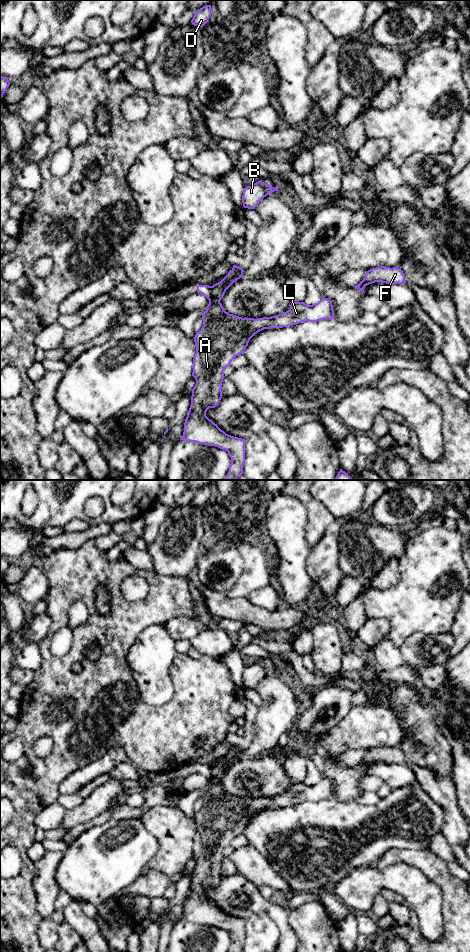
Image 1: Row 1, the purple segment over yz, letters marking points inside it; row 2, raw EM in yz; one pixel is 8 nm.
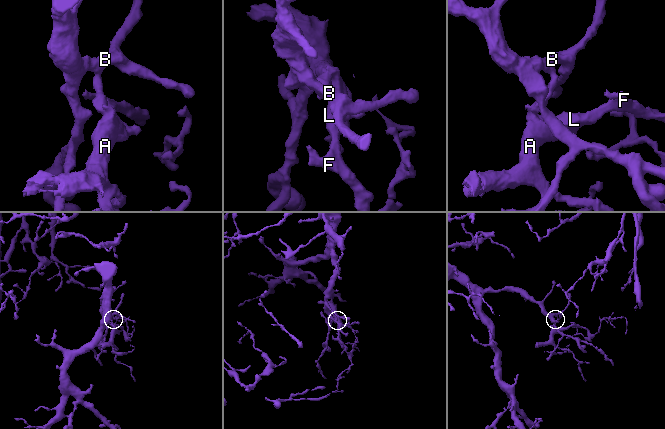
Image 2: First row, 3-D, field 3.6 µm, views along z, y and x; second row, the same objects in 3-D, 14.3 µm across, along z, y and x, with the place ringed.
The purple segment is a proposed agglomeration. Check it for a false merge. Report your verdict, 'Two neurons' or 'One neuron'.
Two neurons

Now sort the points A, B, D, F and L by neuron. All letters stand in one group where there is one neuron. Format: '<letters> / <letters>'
A F L / B D

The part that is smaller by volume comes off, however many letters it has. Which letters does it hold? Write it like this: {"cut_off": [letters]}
{"cut_off": ["A", "F", "L"]}

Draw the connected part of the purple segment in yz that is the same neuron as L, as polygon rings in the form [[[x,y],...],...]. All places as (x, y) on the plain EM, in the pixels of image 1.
[[[198,765],[197,772],[203,774],[209,784],[203,793],[203,806],[194,817],[196,833],[193,839],[192,856],[196,864],[192,869],[191,885],[185,899],[184,912],[181,920],[196,922],[208,926],[215,926],[228,932],[231,944],[228,952],[243,952],[245,942],[245,919],[226,914],[217,904],[206,896],[209,888],[215,888],[222,878],[222,862],[224,849],[230,846],[232,840],[244,834],[250,819],[258,812],[270,808],[283,808],[302,802],[317,802],[324,799],[334,799],[332,782],[322,777],[315,784],[307,785],[304,782],[292,782],[288,791],[263,798],[242,798],[226,792],[220,782],[215,782],[211,774],[211,766]]]

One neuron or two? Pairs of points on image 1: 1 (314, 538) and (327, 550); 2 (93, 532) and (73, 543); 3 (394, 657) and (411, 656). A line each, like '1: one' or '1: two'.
1: two
2: one
3: two

